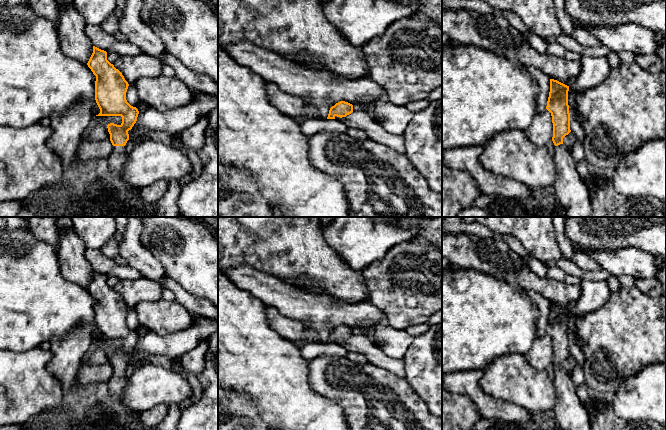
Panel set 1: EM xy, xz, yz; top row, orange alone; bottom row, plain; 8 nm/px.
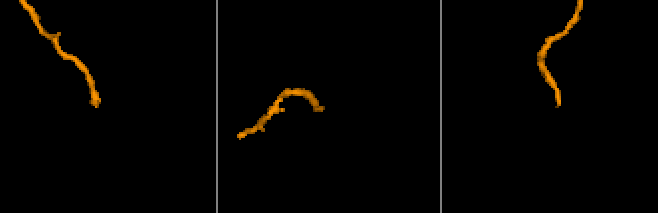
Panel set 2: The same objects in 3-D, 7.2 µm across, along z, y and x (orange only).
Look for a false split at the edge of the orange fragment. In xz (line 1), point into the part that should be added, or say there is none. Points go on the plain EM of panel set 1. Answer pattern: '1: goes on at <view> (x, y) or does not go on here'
1: does not go on here

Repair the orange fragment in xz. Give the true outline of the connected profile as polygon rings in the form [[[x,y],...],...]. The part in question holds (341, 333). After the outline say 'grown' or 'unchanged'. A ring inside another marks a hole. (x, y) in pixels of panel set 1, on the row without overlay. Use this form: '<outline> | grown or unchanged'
[[[340,325],[330,332],[327,343],[335,343],[336,340],[340,342],[346,341],[352,336],[353,336],[352,328],[345,325]]] | unchanged

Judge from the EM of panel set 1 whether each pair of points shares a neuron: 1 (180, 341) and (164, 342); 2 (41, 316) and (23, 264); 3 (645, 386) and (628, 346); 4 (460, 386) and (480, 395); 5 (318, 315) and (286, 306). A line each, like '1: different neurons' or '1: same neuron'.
1: same neuron
2: same neuron
3: different neurons
4: same neuron
5: same neuron

